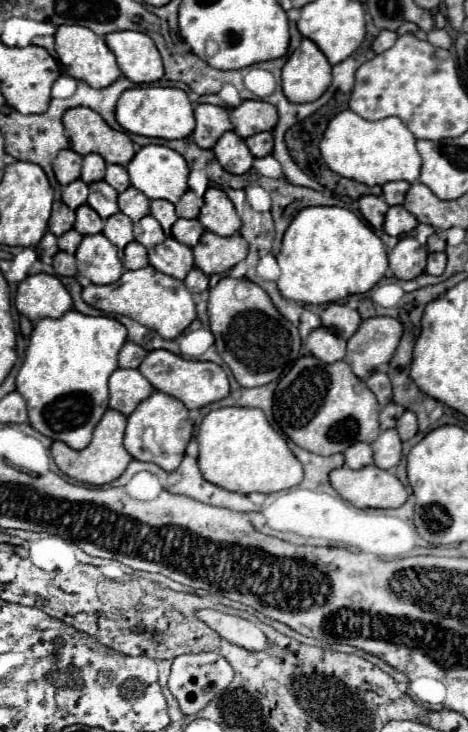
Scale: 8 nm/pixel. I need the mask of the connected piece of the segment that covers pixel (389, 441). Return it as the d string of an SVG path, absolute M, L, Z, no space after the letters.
M387 429L379 435L375 443L371 443L375 465L381 469L393 469L401 461L401 439L395 429Z

